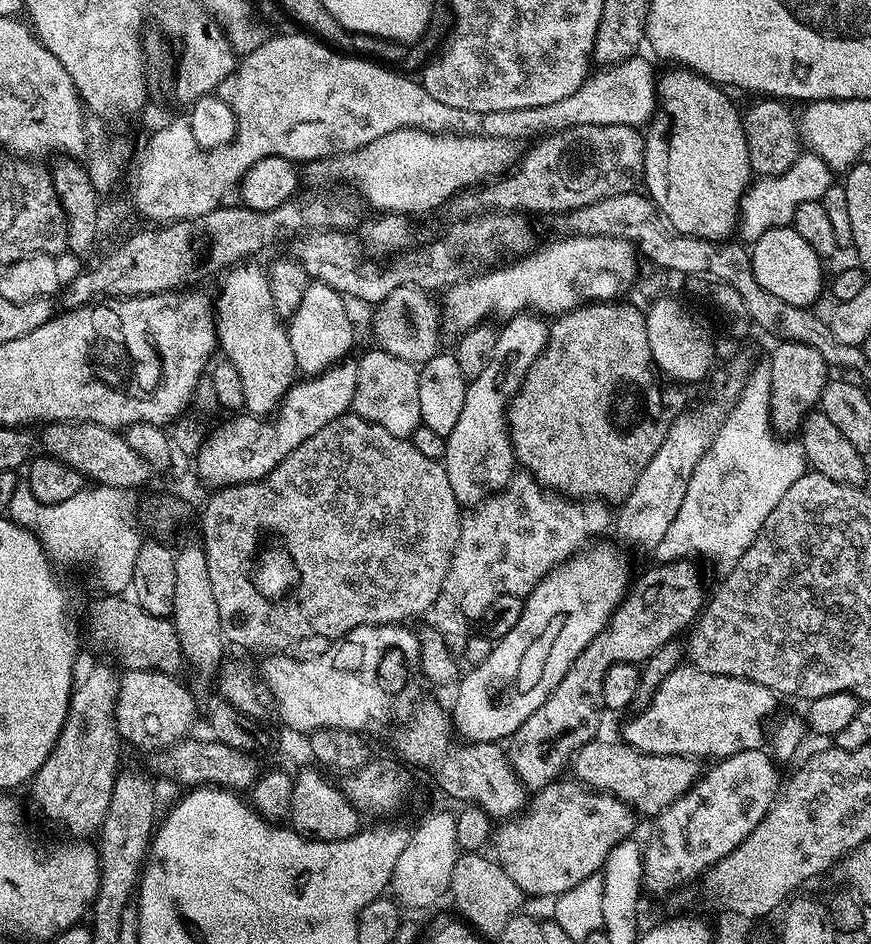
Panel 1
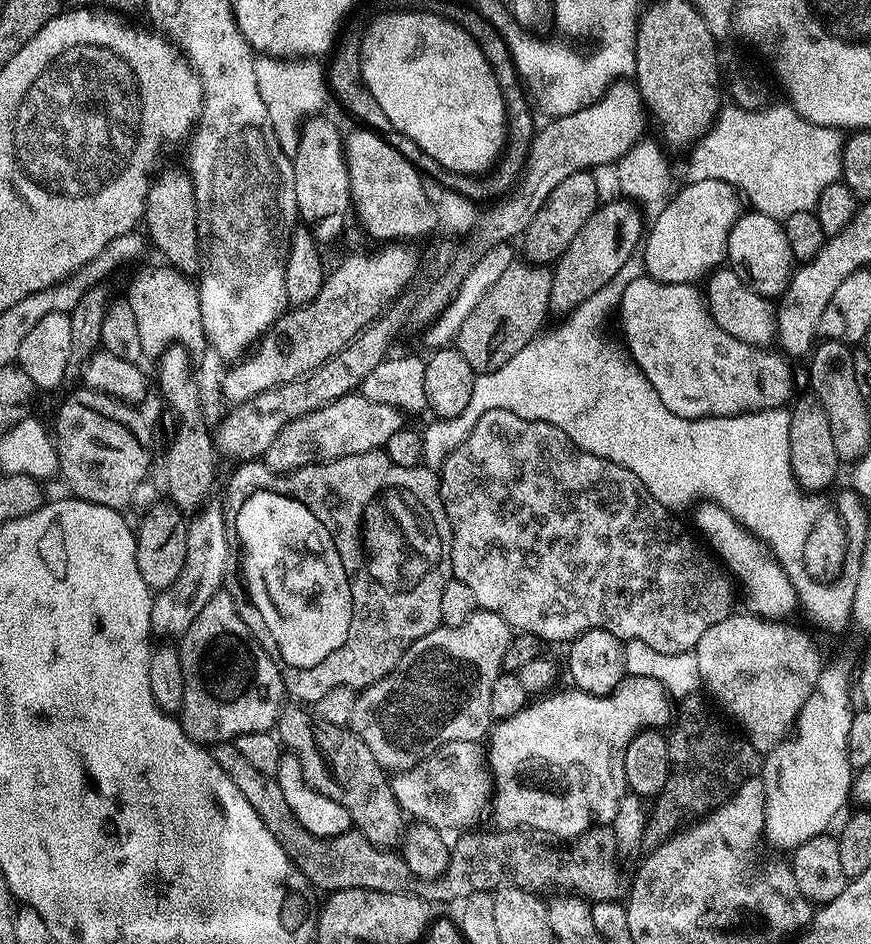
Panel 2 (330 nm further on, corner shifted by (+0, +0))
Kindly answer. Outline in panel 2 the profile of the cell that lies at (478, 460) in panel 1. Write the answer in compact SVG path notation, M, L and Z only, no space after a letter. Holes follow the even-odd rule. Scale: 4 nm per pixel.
M624 198L612 199L596 207L594 214L586 218L586 226L574 234L574 242L570 242L551 269L552 291L548 295L550 308L571 310L605 284L615 281L624 263L631 258L632 251L635 248L637 251L641 245L646 230L646 220L644 224L643 218L641 209Z

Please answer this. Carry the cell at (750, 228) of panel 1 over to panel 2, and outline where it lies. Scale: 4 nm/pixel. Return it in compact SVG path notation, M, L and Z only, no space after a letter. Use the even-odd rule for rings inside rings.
M694 181L685 185L654 216L642 240L643 271L650 279L663 284L696 282L699 276L705 277L717 266L723 265L728 250L728 234L742 212L741 197L726 182Z

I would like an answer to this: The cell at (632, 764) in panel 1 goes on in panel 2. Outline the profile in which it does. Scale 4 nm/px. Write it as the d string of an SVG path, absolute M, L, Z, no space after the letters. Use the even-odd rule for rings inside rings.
M467 740L466 742L446 742L445 744L440 745L439 748L435 749L426 759L420 761L420 763L415 764L412 768L408 768L405 772L397 772L391 777L392 782L392 793L394 798L400 803L400 811L407 814L413 821L429 824L435 828L441 830L449 830L448 828L460 828L456 830L464 830L469 826L467 824L472 824L480 816L480 811L487 809L490 804L490 772L486 767L486 752L483 747L475 740Z

